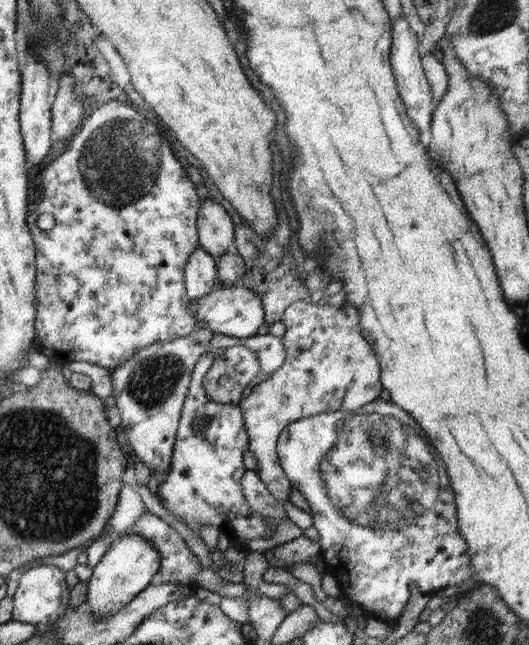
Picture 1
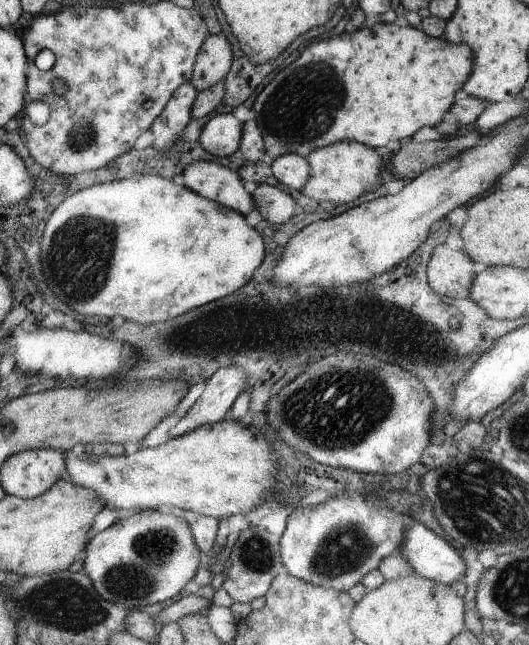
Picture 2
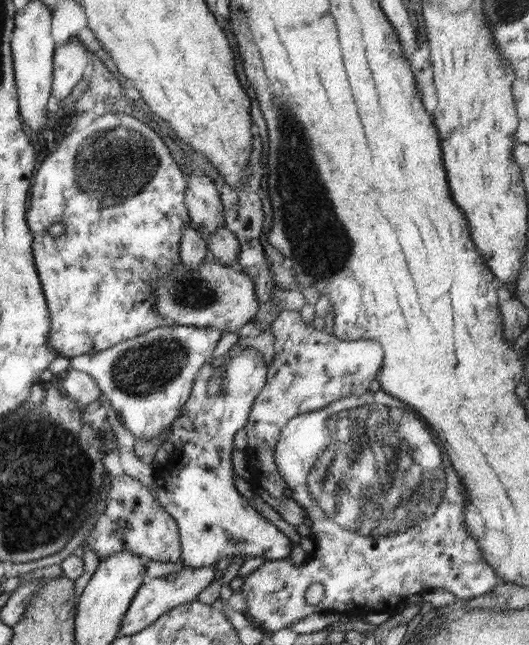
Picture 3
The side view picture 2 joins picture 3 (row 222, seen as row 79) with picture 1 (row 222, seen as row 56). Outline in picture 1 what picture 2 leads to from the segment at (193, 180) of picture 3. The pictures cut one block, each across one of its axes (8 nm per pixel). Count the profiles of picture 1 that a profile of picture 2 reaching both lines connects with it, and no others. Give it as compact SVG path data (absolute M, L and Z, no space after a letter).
M202 199L197 214L199 246L214 258L222 256L234 240L234 223L214 199Z

